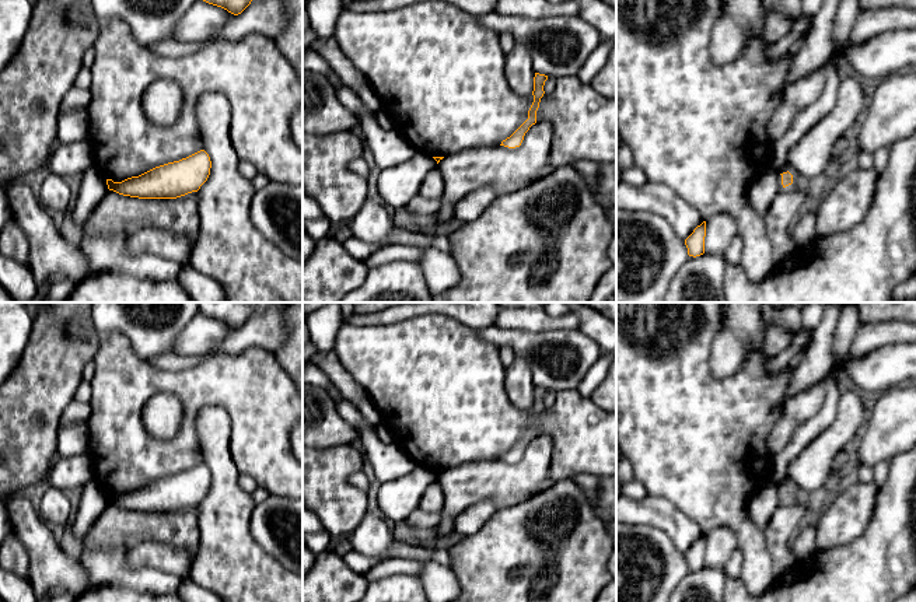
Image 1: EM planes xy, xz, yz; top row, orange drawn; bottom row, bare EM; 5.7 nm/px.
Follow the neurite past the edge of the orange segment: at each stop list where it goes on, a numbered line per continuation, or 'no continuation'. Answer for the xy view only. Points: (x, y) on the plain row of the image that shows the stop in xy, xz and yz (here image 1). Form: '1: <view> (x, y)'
no continuation

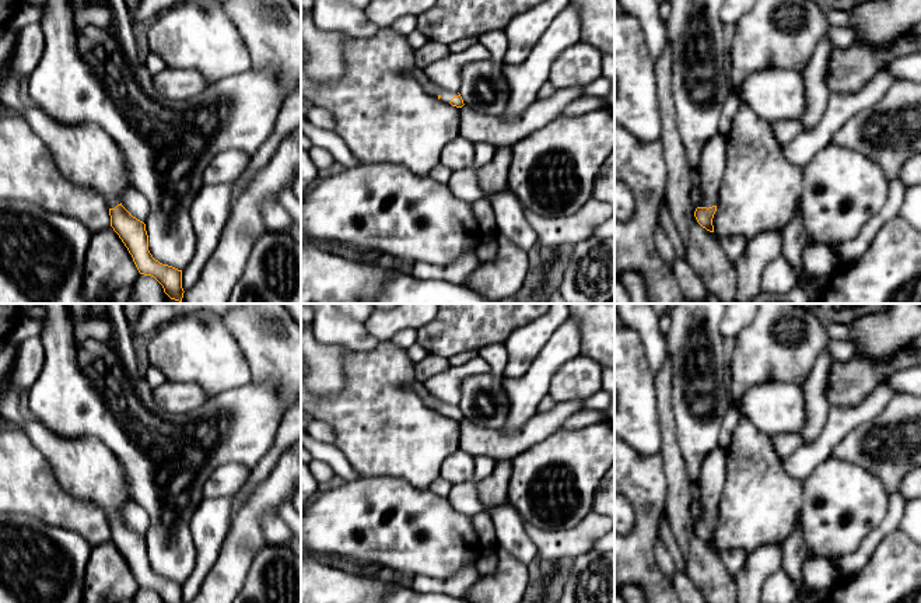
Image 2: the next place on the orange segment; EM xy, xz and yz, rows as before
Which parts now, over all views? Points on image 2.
1: yz (713, 476)

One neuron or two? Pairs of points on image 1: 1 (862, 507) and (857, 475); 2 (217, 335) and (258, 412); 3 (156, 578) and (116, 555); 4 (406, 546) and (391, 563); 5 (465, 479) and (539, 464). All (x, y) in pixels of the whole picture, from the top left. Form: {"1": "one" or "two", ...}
{"1": "two", "2": "two", "3": "one", "4": "two", "5": "one"}

